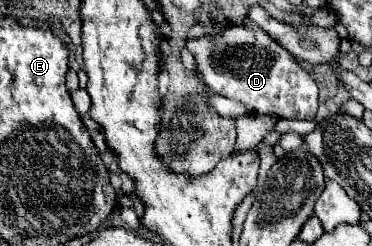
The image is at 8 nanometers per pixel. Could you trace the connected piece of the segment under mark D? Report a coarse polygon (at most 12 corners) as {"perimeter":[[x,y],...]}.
{"perimeter":[[263,29],[193,37],[213,93],[313,119],[313,77]]}

